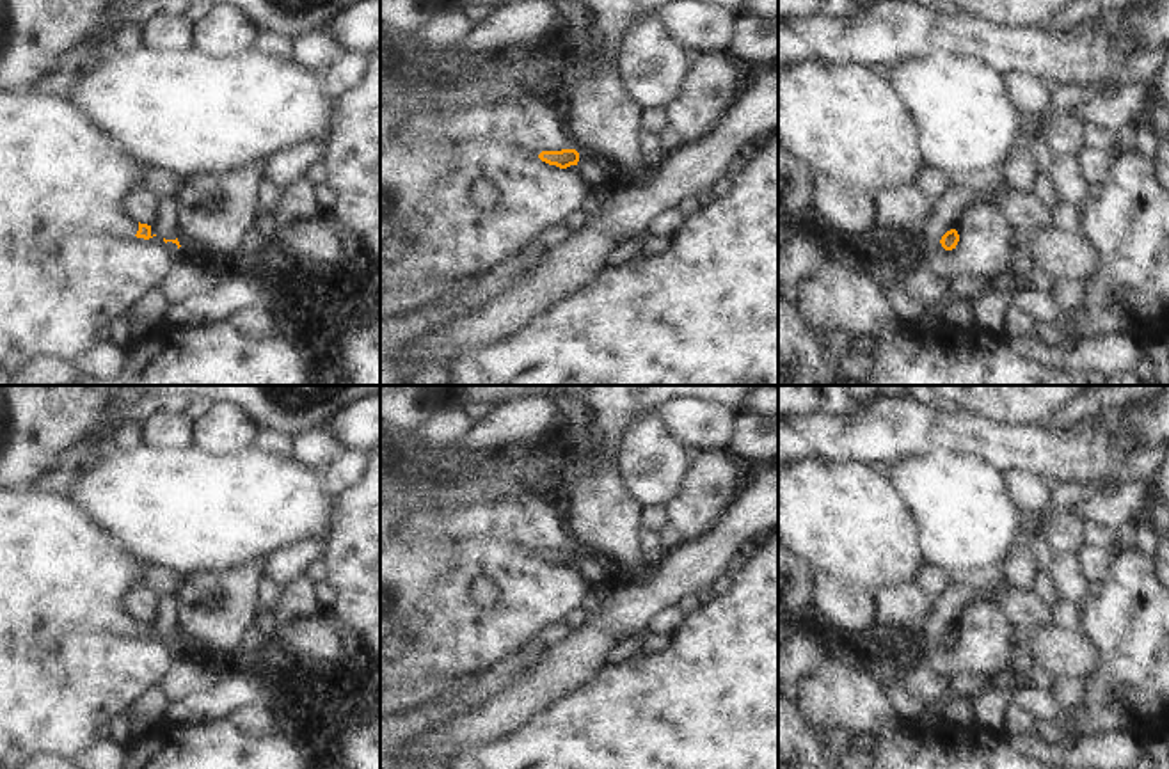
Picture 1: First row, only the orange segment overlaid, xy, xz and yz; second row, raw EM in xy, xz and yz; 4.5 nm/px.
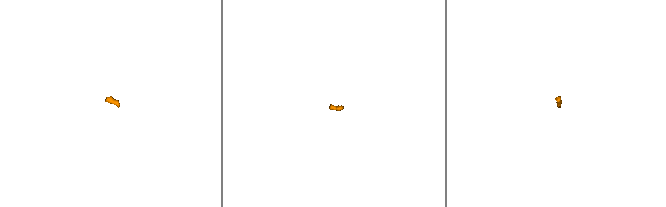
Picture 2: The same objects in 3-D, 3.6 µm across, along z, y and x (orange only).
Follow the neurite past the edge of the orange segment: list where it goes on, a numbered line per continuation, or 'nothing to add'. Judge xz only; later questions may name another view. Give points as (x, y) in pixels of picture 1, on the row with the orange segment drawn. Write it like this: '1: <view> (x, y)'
1: xz (592, 169)

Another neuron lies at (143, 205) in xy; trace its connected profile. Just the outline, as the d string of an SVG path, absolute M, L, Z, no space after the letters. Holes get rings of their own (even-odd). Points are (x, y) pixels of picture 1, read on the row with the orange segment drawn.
M139 186L126 201L128 213L140 224L151 226L158 218L160 197Z

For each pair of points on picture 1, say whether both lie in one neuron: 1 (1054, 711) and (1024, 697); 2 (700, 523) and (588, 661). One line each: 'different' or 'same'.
1: same
2: different

